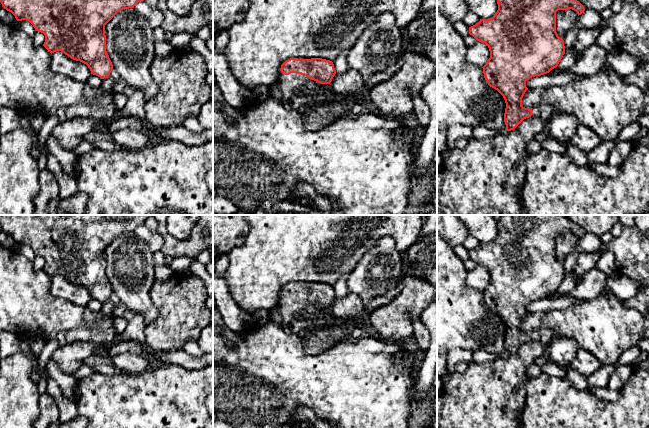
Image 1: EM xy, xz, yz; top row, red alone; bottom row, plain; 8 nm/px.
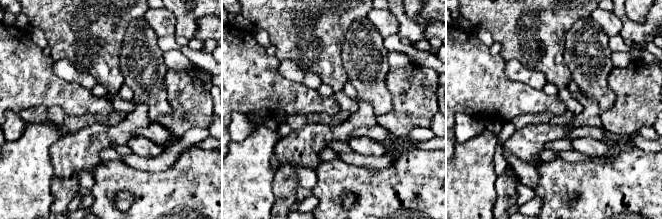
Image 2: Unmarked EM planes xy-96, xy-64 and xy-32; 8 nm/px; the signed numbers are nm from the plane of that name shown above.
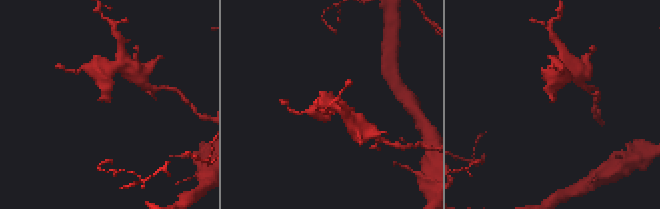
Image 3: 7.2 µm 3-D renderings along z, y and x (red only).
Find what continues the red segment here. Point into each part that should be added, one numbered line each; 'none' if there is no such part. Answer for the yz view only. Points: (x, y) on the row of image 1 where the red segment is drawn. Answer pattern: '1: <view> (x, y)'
1: yz (544, 112)

